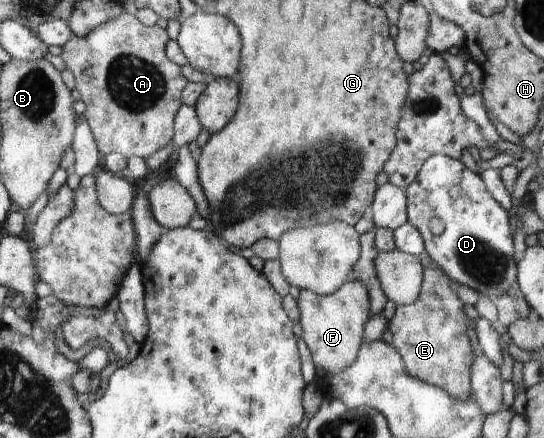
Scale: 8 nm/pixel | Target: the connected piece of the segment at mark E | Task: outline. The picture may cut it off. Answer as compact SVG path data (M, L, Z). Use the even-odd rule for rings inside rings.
M438 266L423 268L423 282L418 299L408 305L397 306L388 326L393 335L392 345L401 355L405 368L410 375L444 389L453 398L464 399L471 396L471 363L478 349L472 345L466 329L471 320L463 312L464 303L452 290L455 283L442 273Z

